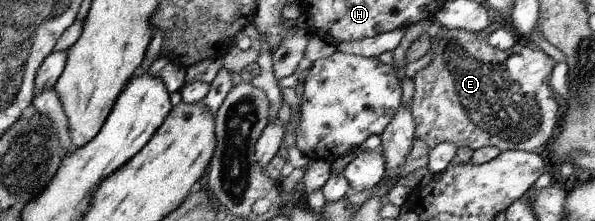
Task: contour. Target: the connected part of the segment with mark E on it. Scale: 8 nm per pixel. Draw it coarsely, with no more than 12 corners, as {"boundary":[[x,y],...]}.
{"boundary":[[445,29],[412,77],[415,138],[536,152],[554,59]]}

